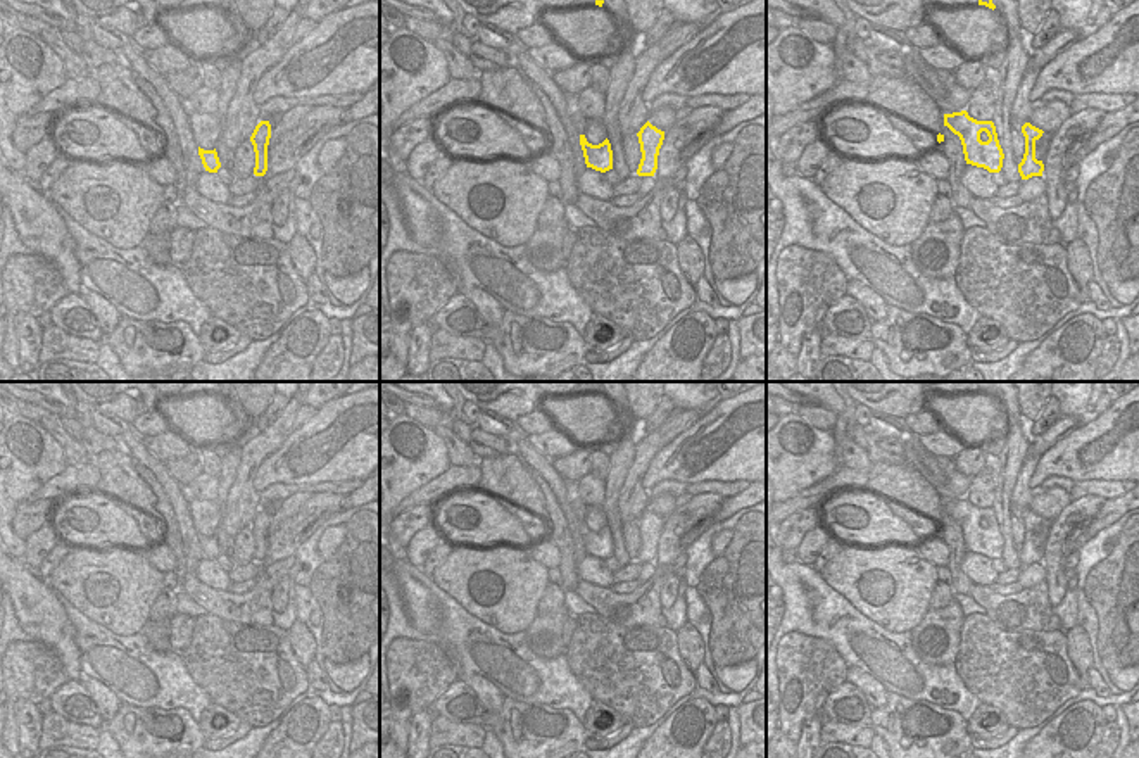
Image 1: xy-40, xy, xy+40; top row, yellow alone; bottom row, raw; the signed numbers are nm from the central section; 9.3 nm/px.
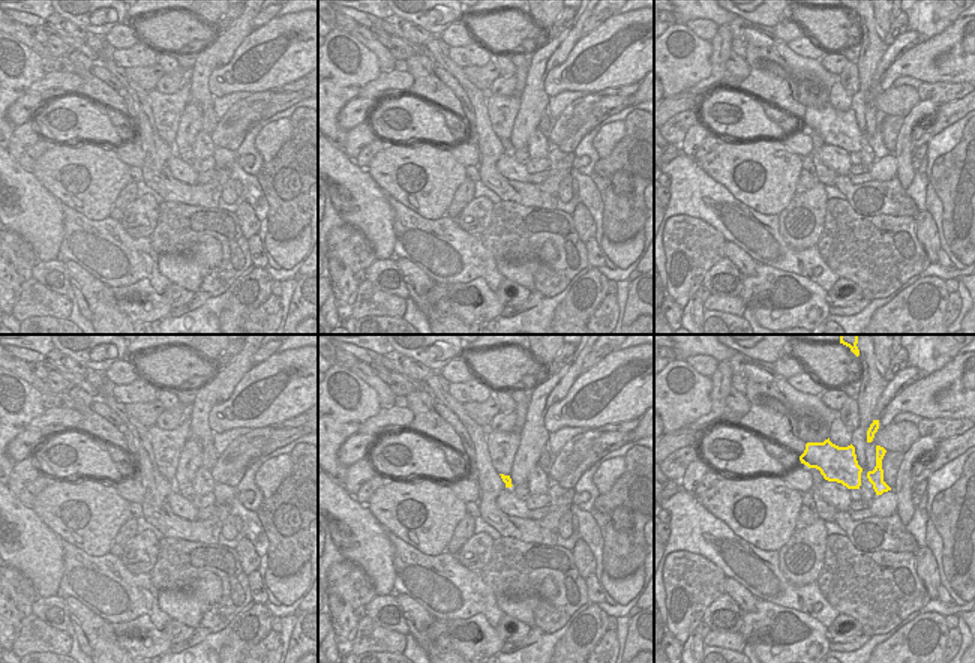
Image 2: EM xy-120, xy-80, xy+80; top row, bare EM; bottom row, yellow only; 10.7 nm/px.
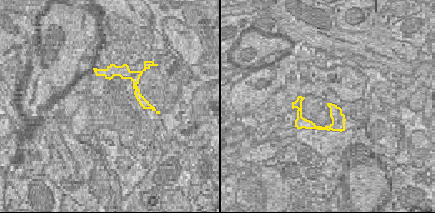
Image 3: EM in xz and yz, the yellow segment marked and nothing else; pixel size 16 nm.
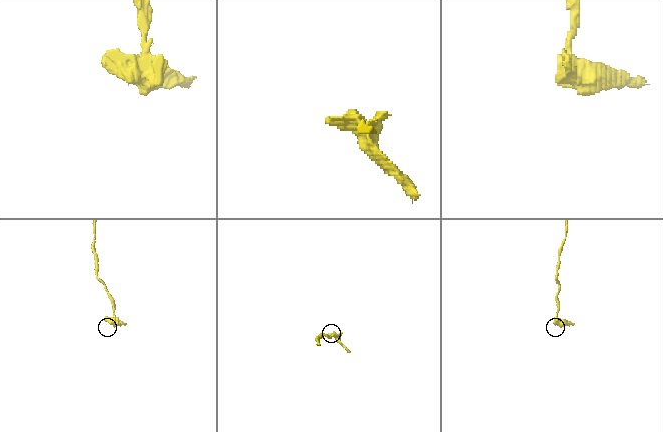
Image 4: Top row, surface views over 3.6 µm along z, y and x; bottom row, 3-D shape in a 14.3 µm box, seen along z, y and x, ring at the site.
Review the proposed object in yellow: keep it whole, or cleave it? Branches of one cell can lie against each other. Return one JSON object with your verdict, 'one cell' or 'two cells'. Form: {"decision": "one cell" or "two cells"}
{"decision": "two cells"}

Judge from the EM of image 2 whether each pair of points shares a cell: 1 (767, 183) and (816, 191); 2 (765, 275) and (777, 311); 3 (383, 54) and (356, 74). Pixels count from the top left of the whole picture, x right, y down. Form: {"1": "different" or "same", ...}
{"1": "different", "2": "same", "3": "different"}

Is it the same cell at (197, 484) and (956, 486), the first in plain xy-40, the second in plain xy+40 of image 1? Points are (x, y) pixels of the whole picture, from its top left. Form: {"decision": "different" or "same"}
{"decision": "different"}

